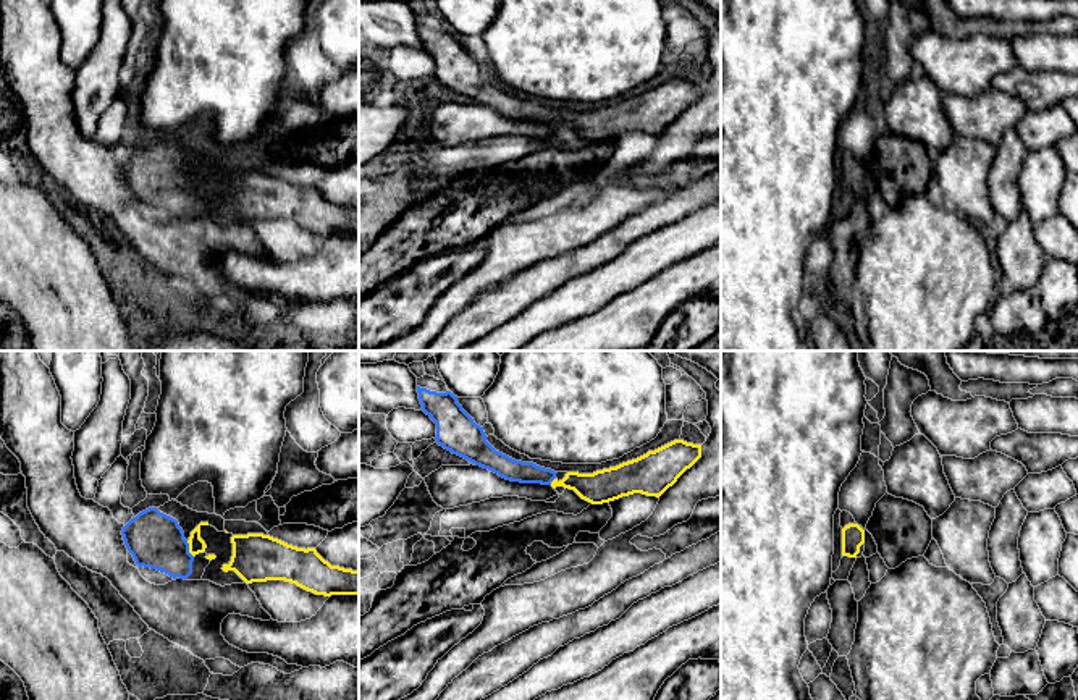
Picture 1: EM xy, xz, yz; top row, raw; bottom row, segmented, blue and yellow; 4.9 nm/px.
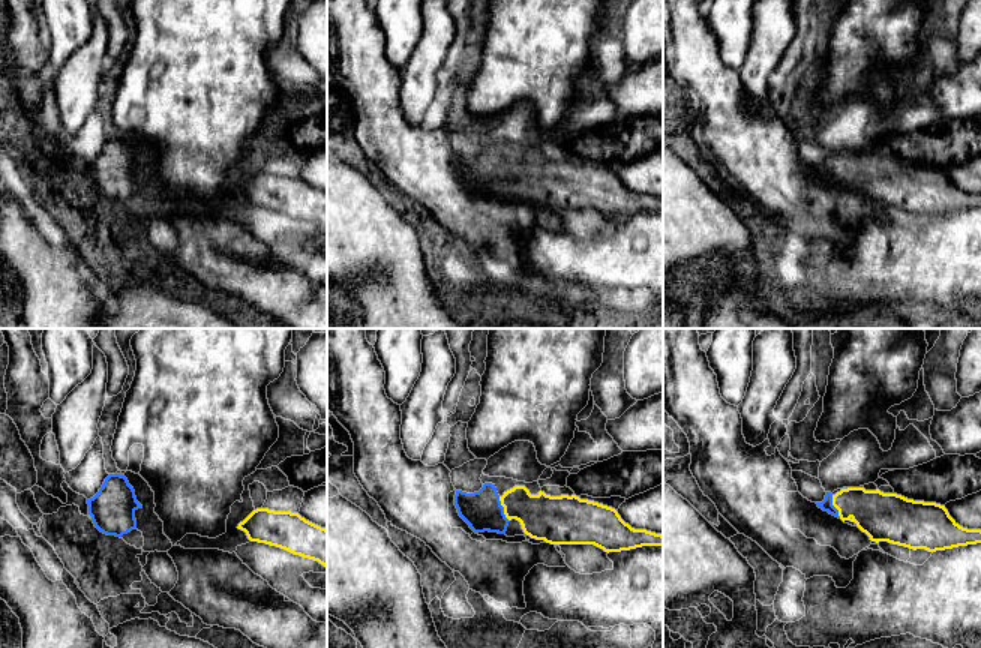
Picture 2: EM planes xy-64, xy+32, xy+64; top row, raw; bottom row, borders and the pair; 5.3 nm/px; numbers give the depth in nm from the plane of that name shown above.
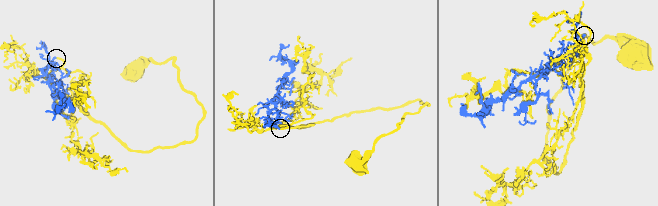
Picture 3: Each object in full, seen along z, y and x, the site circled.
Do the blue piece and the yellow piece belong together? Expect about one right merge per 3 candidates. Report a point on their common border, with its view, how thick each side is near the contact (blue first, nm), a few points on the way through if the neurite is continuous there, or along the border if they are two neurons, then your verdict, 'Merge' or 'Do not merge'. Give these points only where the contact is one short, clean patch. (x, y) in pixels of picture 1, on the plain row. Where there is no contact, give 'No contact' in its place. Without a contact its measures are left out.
Touches blue at xy (188, 186). Thickness 280 nm (blue) against 80 nm. Path across: xy (155, 178), (165, 186), (188, 186), (196, 181). Merge

